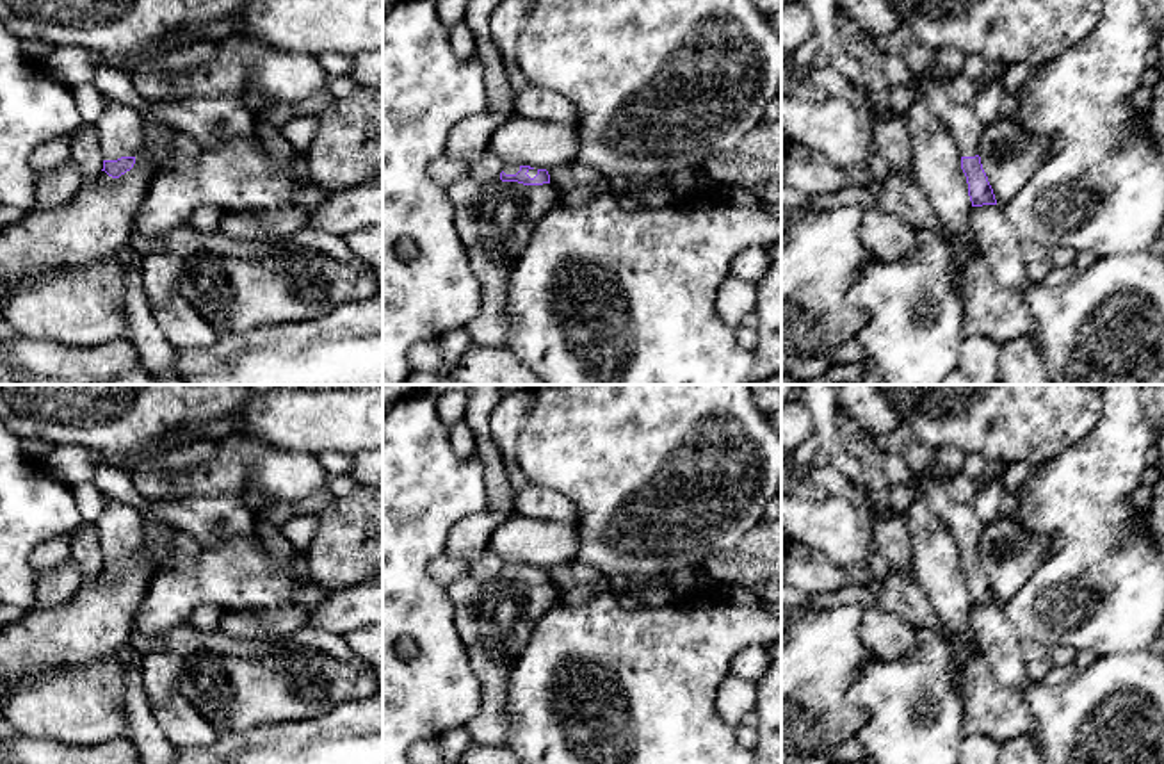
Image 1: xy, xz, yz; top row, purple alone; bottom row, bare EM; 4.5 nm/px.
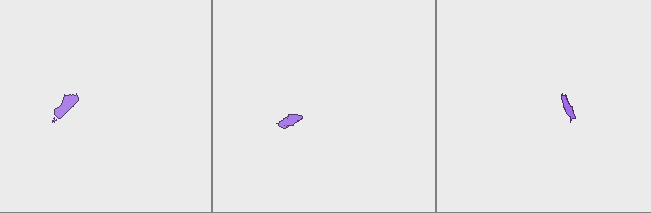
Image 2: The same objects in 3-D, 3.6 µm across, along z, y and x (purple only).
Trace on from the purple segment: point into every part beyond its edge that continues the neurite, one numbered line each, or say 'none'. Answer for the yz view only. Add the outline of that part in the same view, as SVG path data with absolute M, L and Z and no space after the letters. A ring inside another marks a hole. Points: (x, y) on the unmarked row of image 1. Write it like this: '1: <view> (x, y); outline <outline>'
1: yz (963, 524); outline M933 474L917 475L915 484L926 495L929 508L949 527L961 556L979 554L979 540L986 524L977 516L974 504L959 504L949 493L949 479Z

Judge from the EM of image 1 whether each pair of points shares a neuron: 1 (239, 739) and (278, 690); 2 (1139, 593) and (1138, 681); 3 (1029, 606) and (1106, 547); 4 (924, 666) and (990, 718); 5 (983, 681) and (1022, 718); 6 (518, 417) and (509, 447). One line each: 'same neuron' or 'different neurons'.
1: different neurons
2: different neurons
3: same neuron
4: different neurons
5: same neuron
6: same neuron

